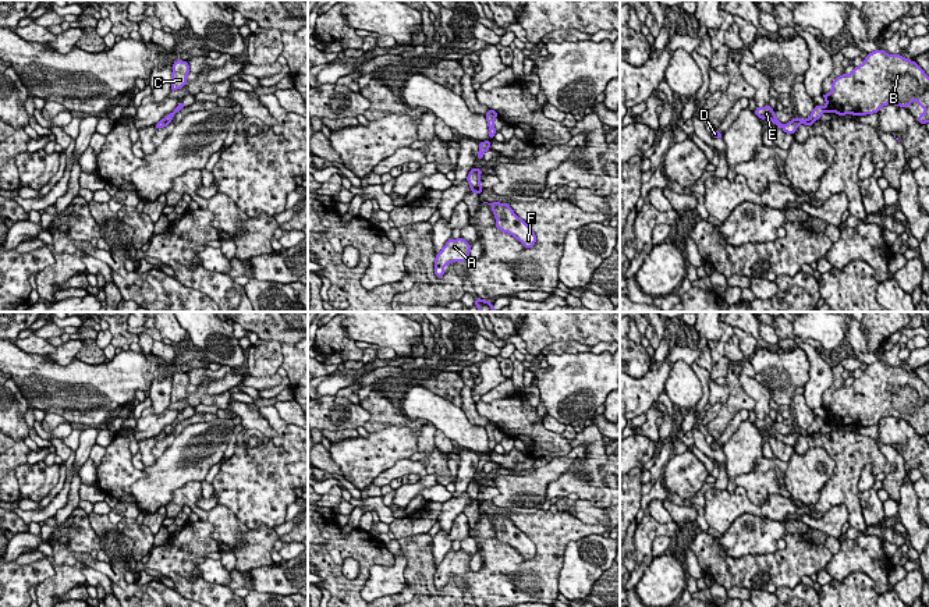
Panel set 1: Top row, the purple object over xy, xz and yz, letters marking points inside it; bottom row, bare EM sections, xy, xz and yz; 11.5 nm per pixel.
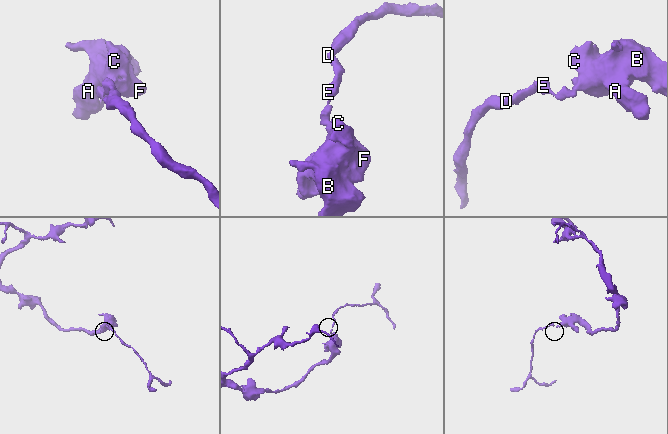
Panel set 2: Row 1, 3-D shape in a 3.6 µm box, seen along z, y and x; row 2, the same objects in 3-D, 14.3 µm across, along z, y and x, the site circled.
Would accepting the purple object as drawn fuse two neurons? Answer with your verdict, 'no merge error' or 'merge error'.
merge error

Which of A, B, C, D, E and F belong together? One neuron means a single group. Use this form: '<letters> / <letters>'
A B C F / D E

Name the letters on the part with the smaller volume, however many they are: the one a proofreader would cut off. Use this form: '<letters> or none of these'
D, E

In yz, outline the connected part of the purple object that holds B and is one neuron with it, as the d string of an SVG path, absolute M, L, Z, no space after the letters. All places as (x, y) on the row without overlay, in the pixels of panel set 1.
M880 361L868 365L851 386L837 388L832 404L822 408L826 418L816 416L808 433L819 432L825 423L866 427L879 425L886 416L908 420L915 412L925 422L918 427L918 434L929 434L929 388L915 373Z

